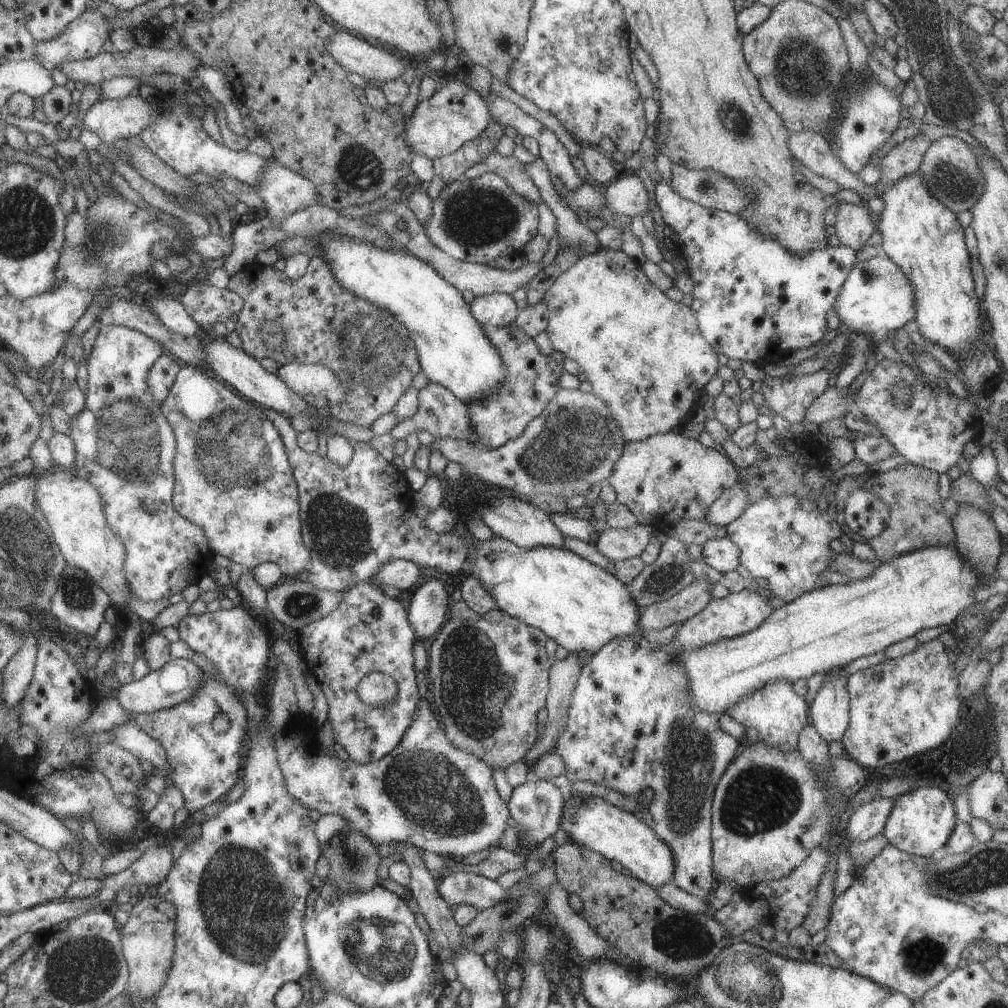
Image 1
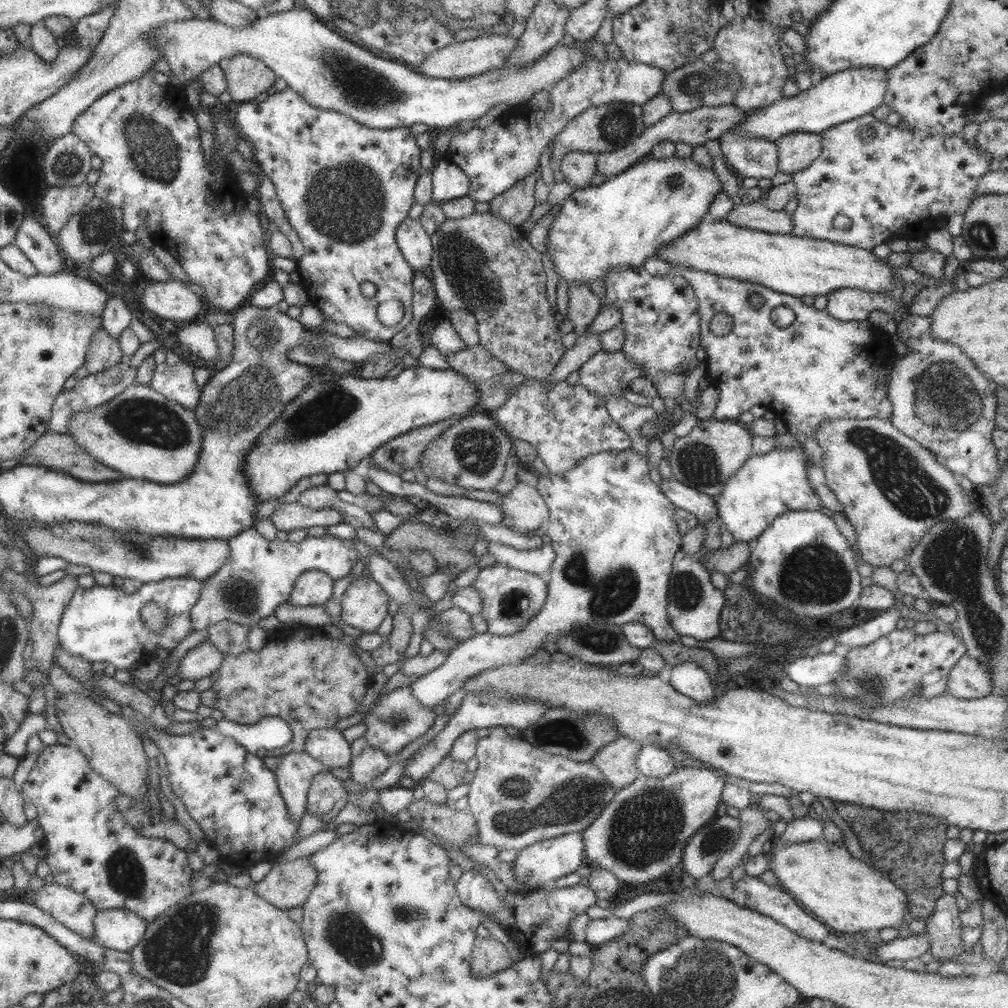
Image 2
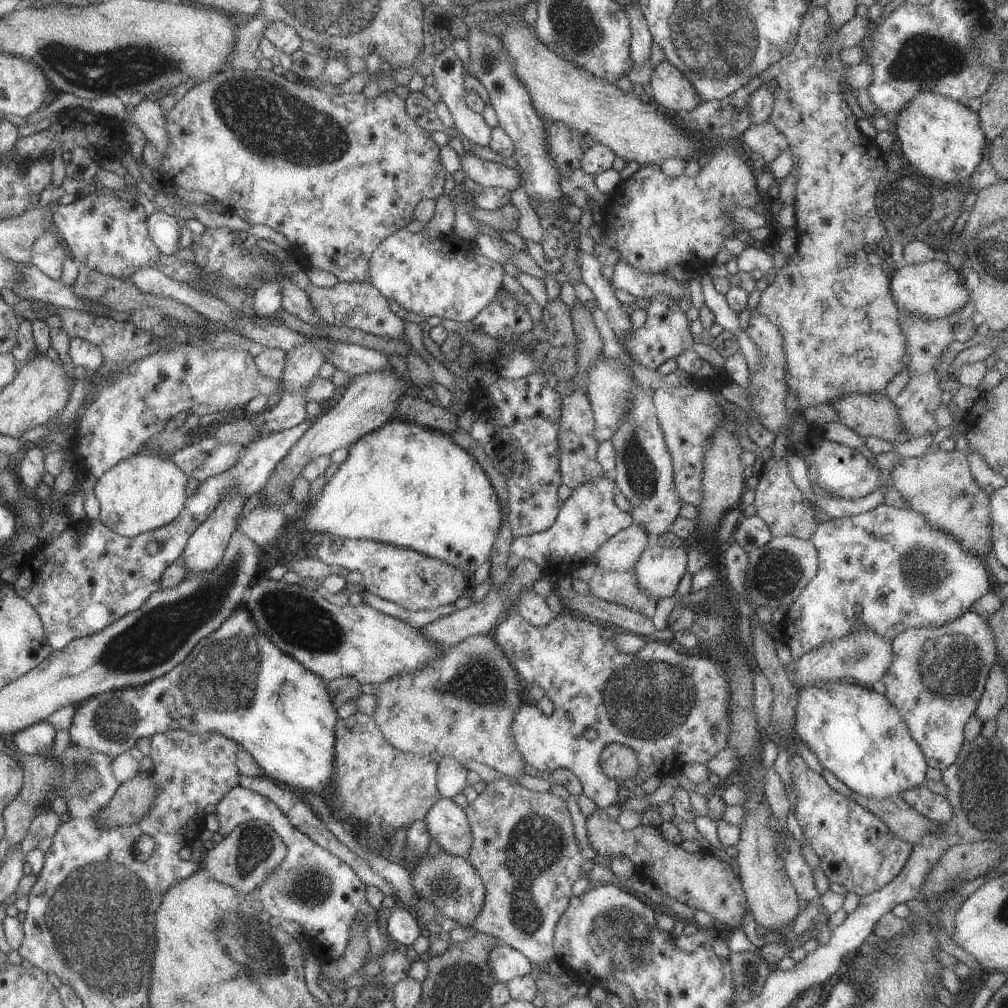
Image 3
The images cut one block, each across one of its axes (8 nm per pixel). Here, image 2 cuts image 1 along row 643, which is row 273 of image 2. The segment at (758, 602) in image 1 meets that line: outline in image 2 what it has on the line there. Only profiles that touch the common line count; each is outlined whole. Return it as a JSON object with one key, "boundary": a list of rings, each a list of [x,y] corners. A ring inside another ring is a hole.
{"boundary":[[[683,265],[673,266],[673,268],[675,268],[677,272],[692,286],[695,298],[697,299],[698,313],[700,316],[699,345],[704,349],[705,354],[707,355],[705,359],[705,384],[717,389],[719,394],[719,400],[717,400],[717,405],[715,406],[715,410],[711,416],[712,419],[717,421],[737,420],[741,413],[749,411],[749,409],[755,405],[761,405],[769,416],[776,417],[778,420],[785,423],[785,426],[787,426],[786,432],[789,432],[789,434],[803,434],[803,436],[807,436],[807,438],[813,438],[813,434],[815,434],[817,426],[821,426],[823,422],[849,418],[879,418],[882,420],[888,420],[891,417],[892,407],[891,402],[887,399],[887,383],[880,386],[880,382],[878,381],[880,380],[880,373],[884,371],[887,373],[888,382],[888,374],[890,373],[892,364],[897,360],[897,354],[889,344],[889,340],[885,337],[887,334],[876,329],[871,323],[869,323],[869,320],[865,319],[862,321],[841,322],[839,320],[835,320],[835,318],[831,318],[825,309],[817,310],[812,305],[803,304],[799,297],[775,292],[775,290],[771,290],[770,288],[761,286],[757,283],[743,282],[729,277],[720,277],[713,273],[701,272]],[[749,293],[755,293],[763,299],[763,302],[761,302],[757,308],[749,308],[749,304],[747,304],[747,295],[749,295]],[[779,305],[790,308],[795,316],[793,322],[786,327],[778,328],[770,318],[771,310],[773,310],[775,306]],[[717,312],[725,312],[727,316],[731,316],[732,318],[732,330],[722,336],[712,335],[709,331],[709,320],[711,320]]]}

